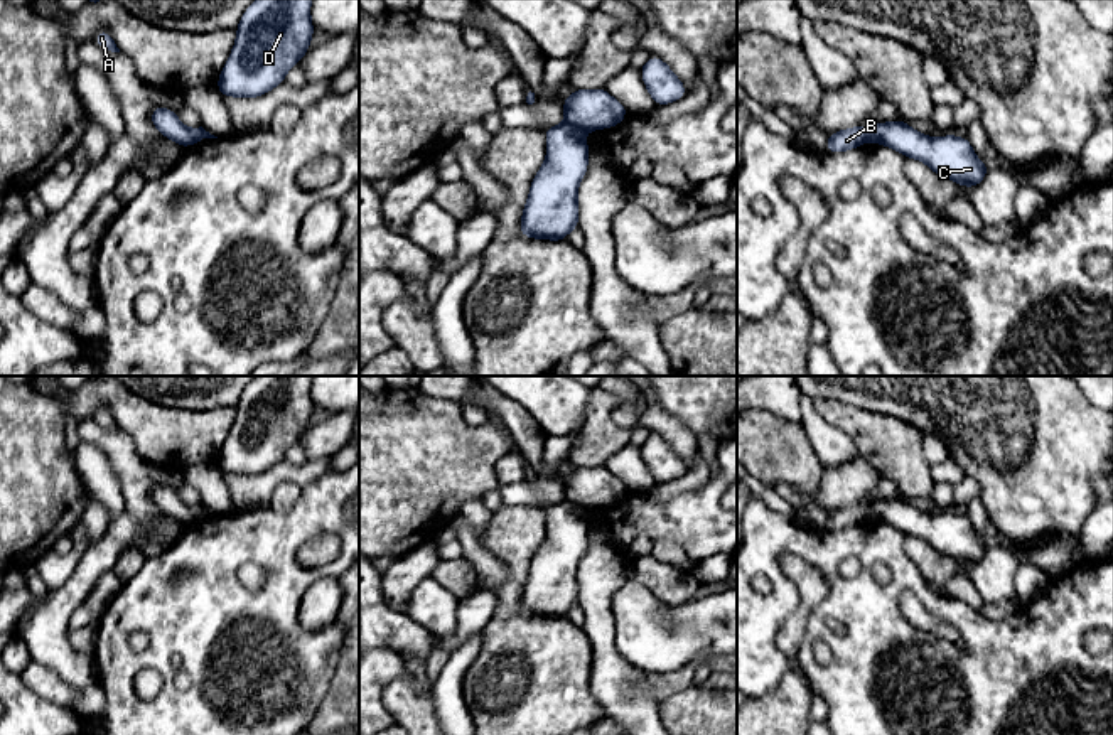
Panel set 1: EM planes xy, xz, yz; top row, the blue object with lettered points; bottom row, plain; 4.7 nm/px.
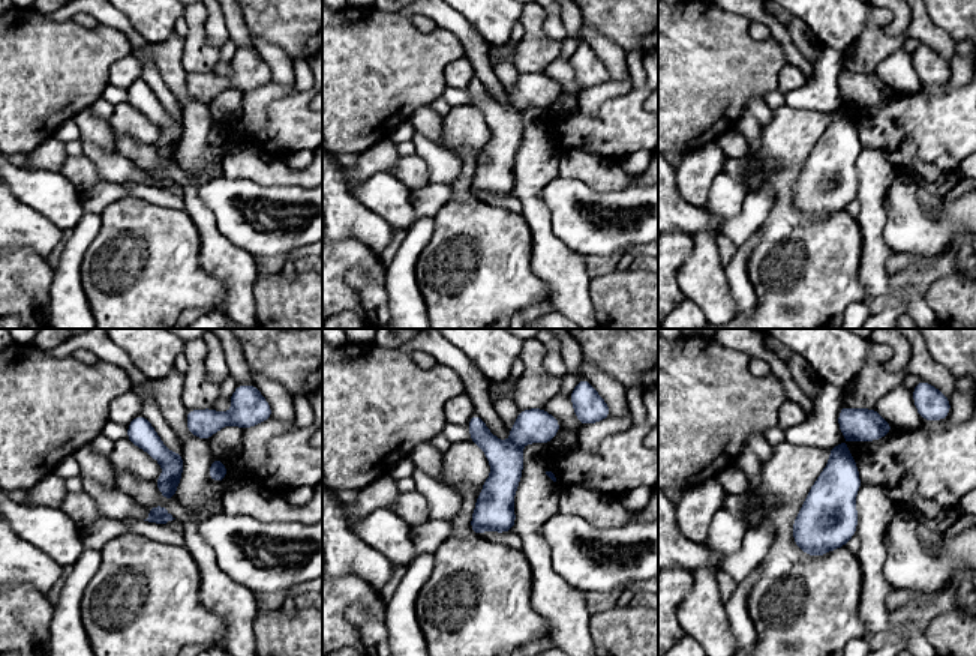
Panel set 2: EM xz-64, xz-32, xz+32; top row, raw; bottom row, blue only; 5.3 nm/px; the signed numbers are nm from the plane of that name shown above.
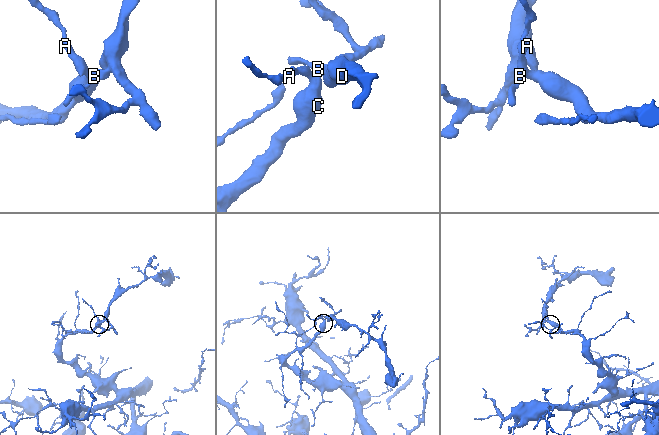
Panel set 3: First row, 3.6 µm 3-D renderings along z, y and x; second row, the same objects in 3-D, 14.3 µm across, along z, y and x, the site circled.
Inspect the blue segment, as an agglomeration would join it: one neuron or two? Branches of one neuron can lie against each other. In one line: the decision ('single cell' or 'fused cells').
fused cells

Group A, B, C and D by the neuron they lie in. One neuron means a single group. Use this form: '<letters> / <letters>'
A C / B D

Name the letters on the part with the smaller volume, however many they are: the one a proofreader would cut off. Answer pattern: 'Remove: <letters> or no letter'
Remove: B, D

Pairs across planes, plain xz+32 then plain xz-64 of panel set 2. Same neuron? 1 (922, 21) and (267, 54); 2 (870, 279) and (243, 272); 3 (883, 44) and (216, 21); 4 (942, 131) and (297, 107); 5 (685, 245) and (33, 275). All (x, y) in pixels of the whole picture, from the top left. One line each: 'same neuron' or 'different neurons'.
1: same neuron
2: same neuron
3: different neurons
4: same neuron
5: same neuron

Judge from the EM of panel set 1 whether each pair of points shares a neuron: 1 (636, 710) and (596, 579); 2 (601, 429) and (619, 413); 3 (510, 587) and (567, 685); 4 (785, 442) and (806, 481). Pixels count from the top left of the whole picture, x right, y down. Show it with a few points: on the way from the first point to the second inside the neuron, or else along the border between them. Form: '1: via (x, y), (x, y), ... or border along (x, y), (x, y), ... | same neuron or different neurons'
1: via (614, 681), (604, 656), (597, 612) | same neuron
2: border along (609, 393), (618, 398), (611, 418), (631, 429) | different neurons
3: via (510, 611), (510, 627), (543, 661) | same neuron
4: via (785, 452), (803, 471) | same neuron

